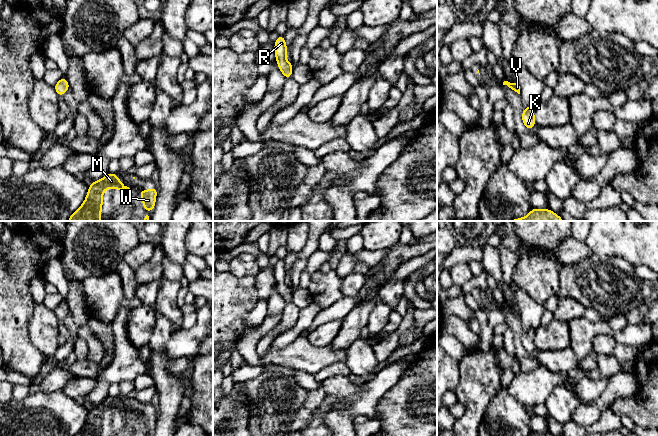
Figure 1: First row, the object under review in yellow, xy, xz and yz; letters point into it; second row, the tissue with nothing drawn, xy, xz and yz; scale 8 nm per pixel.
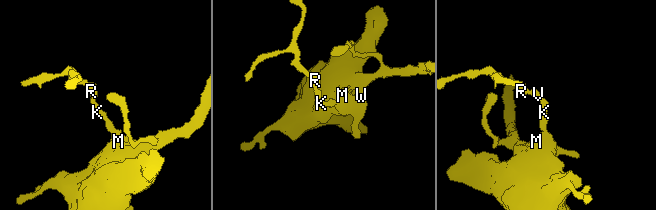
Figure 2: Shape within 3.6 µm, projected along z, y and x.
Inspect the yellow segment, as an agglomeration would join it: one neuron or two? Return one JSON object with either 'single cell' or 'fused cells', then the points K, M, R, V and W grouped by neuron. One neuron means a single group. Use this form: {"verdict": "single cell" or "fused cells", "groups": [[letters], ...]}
{"verdict": "single cell", "groups": [["K", "M", "R", "V", "W"]]}

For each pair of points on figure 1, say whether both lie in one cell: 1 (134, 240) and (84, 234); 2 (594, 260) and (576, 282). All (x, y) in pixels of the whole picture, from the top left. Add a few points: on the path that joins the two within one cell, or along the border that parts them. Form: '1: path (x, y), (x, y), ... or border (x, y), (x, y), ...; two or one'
1: path (122, 235), (96, 234); one
2: path (593, 265), (581, 277); one

